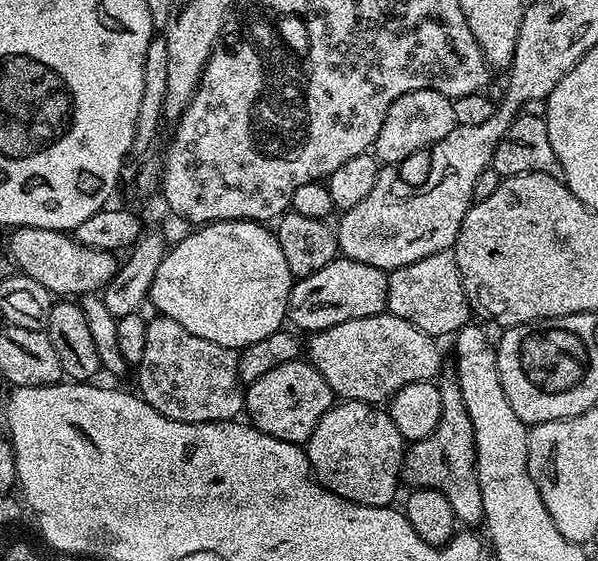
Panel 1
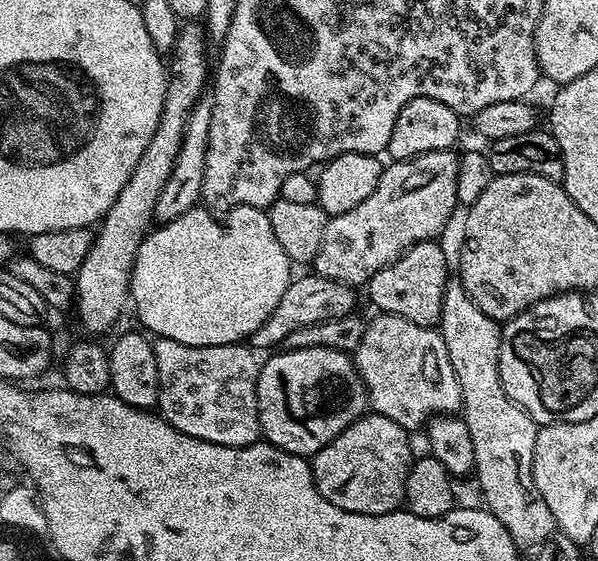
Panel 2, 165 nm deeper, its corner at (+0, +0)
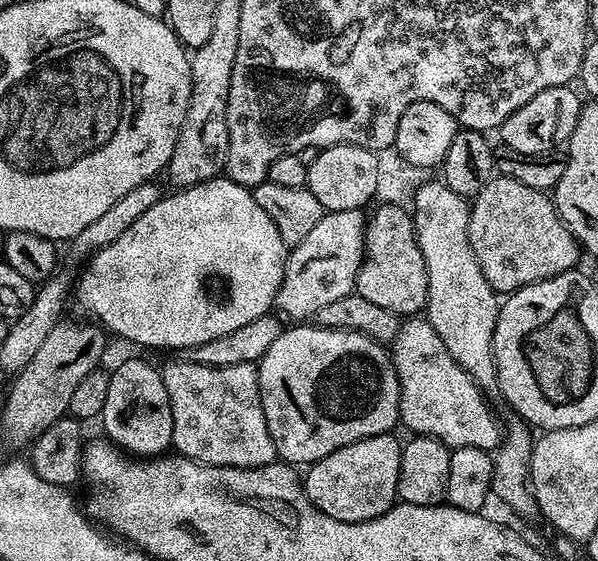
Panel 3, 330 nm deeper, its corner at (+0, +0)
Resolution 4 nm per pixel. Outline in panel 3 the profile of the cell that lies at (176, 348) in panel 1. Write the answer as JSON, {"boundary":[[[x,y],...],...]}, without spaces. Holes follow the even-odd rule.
{"boundary":[[[187,358],[163,365],[162,375],[172,411],[172,448],[179,455],[210,466],[257,468],[277,463],[276,447],[266,426],[266,414],[260,401],[260,373],[256,364],[238,366],[202,366]]]}

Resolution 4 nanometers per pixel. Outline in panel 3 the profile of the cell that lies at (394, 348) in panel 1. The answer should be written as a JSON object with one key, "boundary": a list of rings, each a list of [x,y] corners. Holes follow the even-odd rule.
{"boundary":[[[427,318],[403,321],[390,345],[392,364],[400,379],[400,424],[417,436],[433,436],[449,450],[477,448],[495,453],[502,439],[502,424],[492,413],[489,397],[450,358],[450,350],[442,346],[442,338],[434,334]]]}

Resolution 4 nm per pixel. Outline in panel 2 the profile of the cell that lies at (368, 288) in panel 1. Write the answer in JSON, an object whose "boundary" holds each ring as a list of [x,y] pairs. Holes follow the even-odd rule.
{"boundary":[[[315,274],[297,275],[289,284],[286,294],[282,294],[278,306],[274,306],[274,314],[270,314],[270,318],[266,318],[266,322],[262,322],[258,330],[254,330],[254,334],[250,337],[251,347],[256,350],[272,347],[275,349],[283,345],[285,338],[291,332],[302,326],[310,326],[314,322],[326,322],[330,318],[342,318],[346,314],[356,312],[358,306],[356,306],[356,296],[352,292],[355,291],[351,284],[334,282]]]}

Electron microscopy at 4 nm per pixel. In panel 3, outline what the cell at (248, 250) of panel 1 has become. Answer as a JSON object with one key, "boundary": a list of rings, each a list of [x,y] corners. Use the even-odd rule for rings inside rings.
{"boundary":[[[227,178],[207,180],[189,188],[172,190],[172,193],[161,195],[150,210],[142,214],[128,227],[124,234],[119,235],[114,242],[87,257],[84,273],[80,276],[80,285],[76,288],[76,296],[80,299],[80,308],[89,312],[93,321],[99,322],[113,337],[121,336],[132,344],[141,344],[144,348],[181,348],[187,350],[198,346],[202,342],[210,342],[214,338],[222,338],[222,334],[230,334],[230,330],[239,330],[246,326],[246,322],[254,322],[254,318],[269,315],[276,303],[276,295],[282,282],[284,262],[286,259],[286,245],[278,234],[278,226],[270,222],[266,210],[254,202],[251,191],[241,184]]]}

